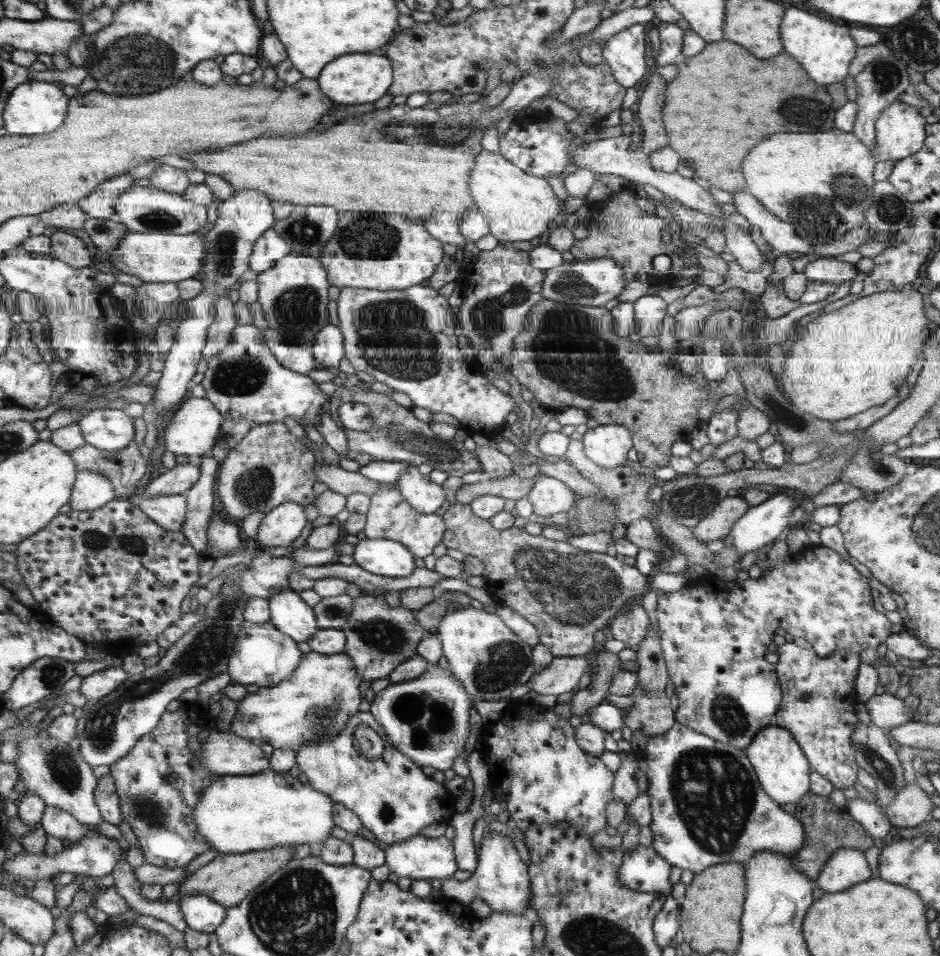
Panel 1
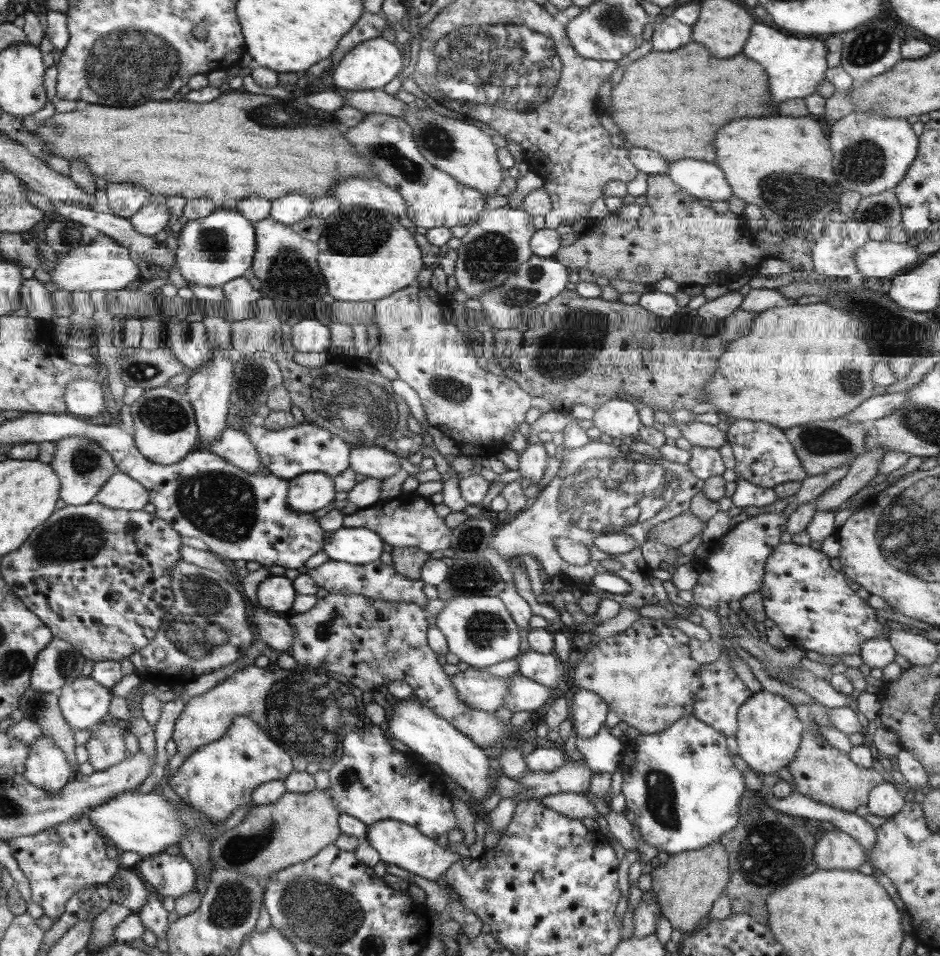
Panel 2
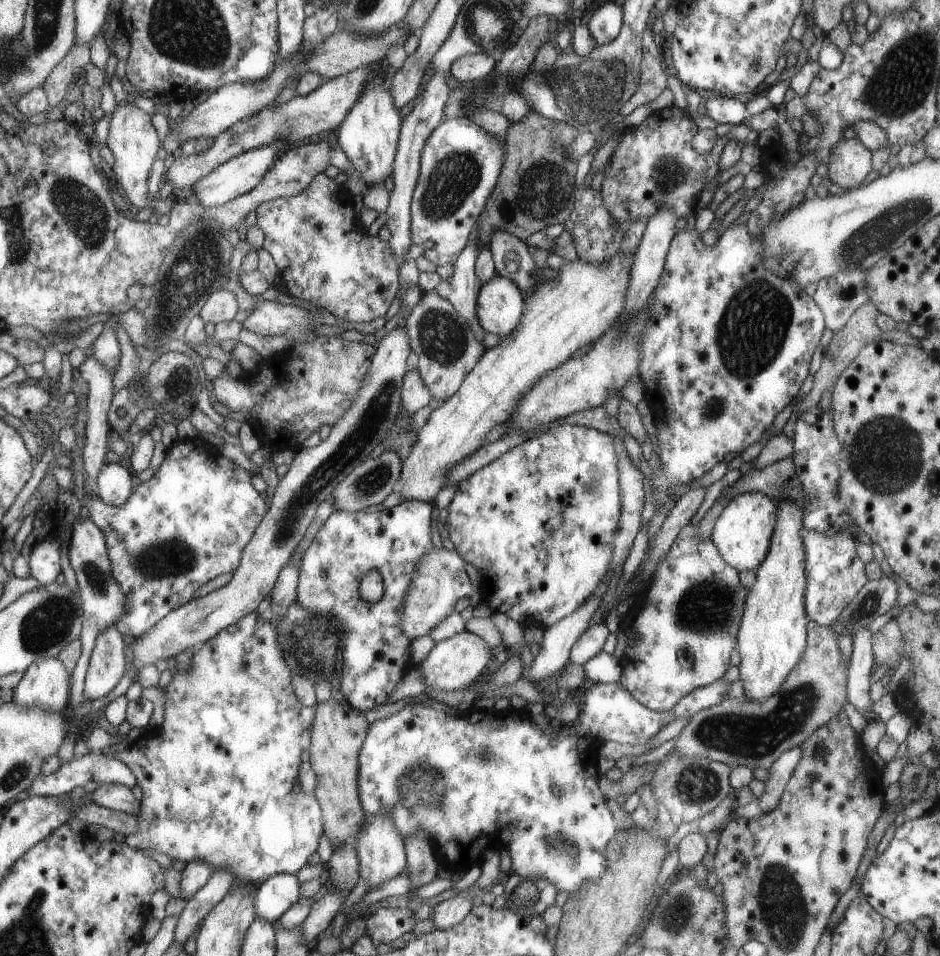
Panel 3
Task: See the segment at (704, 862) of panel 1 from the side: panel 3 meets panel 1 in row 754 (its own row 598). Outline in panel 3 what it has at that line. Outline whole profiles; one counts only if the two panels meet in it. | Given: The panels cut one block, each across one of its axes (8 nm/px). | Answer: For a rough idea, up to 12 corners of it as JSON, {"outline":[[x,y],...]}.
{"outline":[[689,522],[620,618],[653,712],[724,676],[748,590]]}

